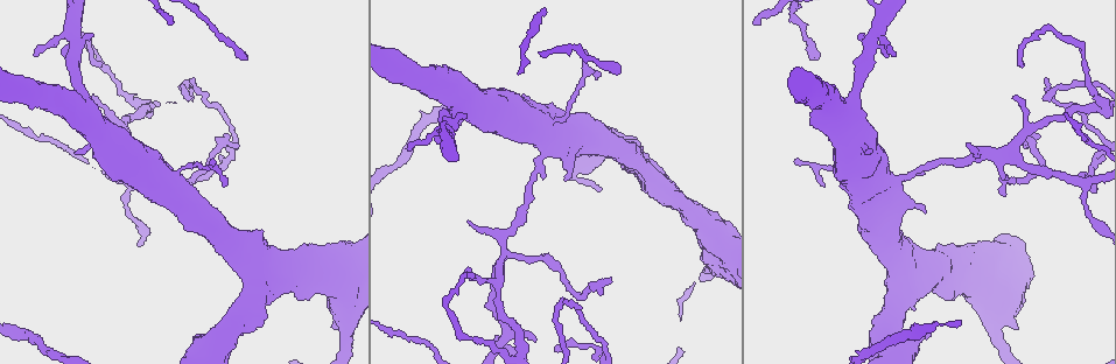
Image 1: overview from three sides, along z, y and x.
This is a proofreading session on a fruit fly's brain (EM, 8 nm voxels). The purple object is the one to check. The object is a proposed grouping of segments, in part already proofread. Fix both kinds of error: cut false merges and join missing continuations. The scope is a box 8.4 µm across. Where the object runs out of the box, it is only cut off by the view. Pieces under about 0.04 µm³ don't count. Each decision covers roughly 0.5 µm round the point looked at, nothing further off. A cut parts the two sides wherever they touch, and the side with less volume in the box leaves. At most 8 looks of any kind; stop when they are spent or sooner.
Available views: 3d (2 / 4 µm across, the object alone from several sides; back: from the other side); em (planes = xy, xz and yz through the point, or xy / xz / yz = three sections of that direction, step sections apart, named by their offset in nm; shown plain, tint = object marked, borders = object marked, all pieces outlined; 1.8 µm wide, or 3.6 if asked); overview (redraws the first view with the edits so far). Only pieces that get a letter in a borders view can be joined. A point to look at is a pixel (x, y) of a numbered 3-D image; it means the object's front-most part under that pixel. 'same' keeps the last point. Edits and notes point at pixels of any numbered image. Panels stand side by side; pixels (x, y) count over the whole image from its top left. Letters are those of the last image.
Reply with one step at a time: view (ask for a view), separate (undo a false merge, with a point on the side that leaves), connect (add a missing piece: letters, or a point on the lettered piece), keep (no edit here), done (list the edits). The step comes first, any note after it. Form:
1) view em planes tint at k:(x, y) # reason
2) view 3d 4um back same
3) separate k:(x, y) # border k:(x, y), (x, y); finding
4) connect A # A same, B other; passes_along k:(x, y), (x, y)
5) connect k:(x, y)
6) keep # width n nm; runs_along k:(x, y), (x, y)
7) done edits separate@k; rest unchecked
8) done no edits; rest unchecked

view em 3.6um planes borders at 1:(978, 259) # sudden change in width

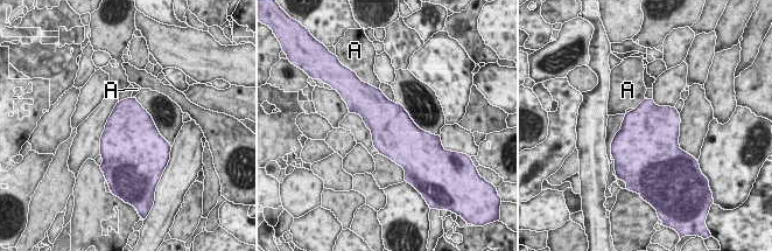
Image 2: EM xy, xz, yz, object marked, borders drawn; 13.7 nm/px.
keep # width 650 nm; longest_contact A 220 nm; A other; one neuron here

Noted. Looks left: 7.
view 3d 4um back at 1:(149, 106) # sharp bend

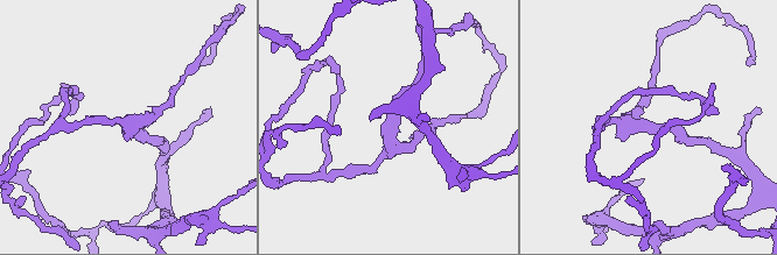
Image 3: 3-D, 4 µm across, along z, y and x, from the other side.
view em yz step 8 tint at 3:(392, 136)

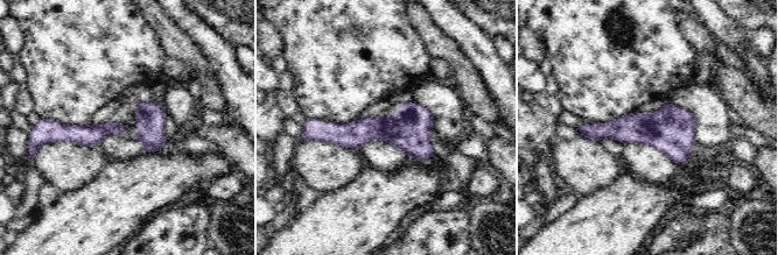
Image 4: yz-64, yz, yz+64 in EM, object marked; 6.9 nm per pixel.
view em planes borders same

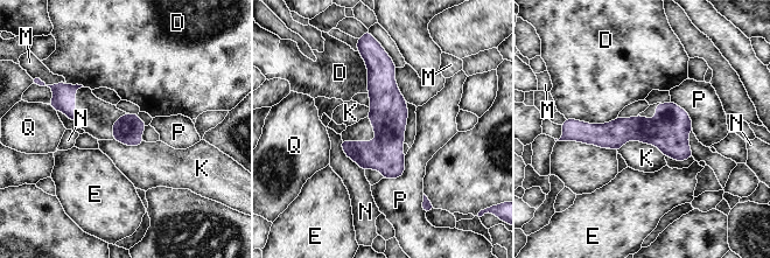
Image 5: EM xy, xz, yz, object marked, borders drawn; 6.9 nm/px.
keep # longest_contact D 360 nm; D other, E other, K other, M other, N other, P other, Q other; runs_along 5:(574, 124), (663, 132), (688, 154); all the same neuron

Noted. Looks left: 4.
view 3d 4um at 1:(501, 339) # branch point

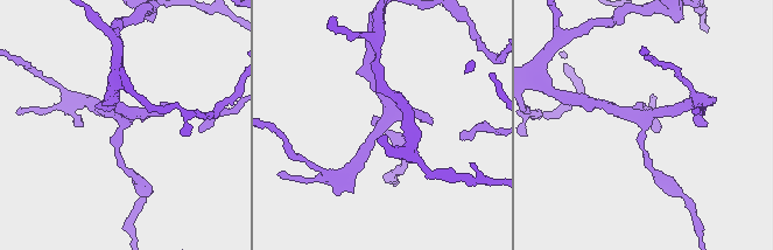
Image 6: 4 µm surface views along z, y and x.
view em yz step 8 tint at 6:(383, 123) # shape alone is not enough

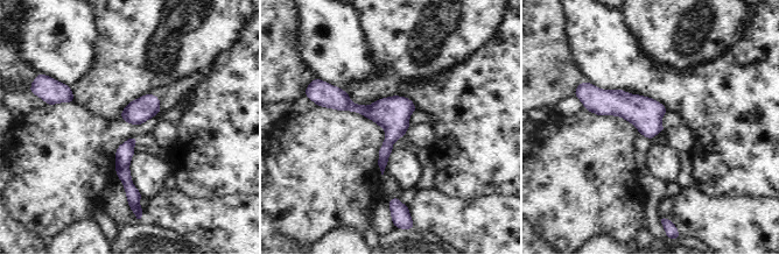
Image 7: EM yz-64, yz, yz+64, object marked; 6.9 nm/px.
view em planes borders same # another direction

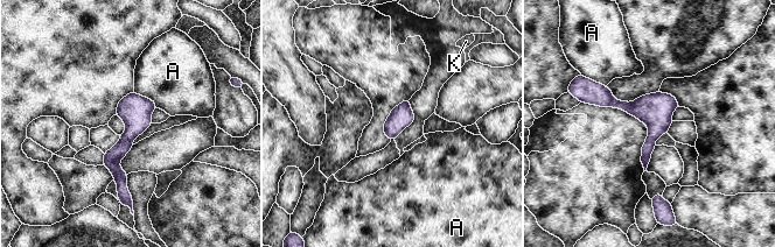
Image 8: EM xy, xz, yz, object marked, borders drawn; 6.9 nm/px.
keep # width 160 nm; A other, K other; all the same neuron

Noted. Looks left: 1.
done no edits; rest unchecked

